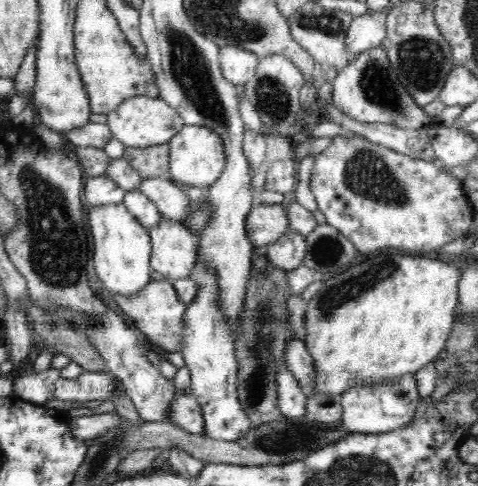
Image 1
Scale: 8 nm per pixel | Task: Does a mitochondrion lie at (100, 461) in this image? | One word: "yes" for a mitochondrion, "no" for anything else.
yes

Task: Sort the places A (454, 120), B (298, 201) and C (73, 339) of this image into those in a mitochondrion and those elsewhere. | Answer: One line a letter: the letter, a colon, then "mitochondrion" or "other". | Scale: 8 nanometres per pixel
A: other
B: other
C: other

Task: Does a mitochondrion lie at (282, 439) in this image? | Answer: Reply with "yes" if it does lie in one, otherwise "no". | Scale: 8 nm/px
yes

